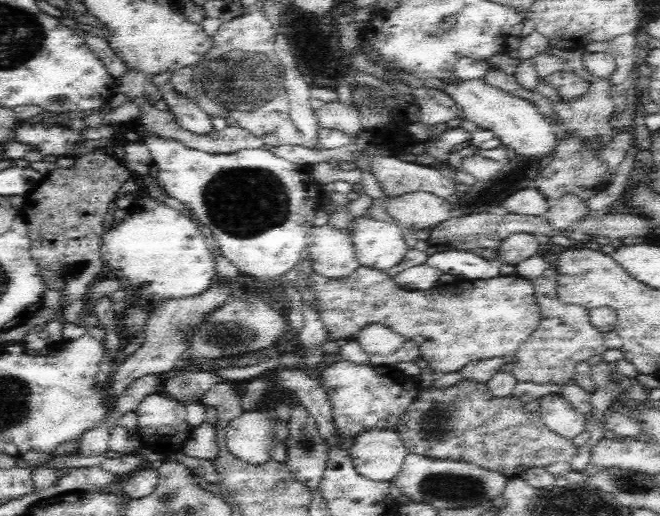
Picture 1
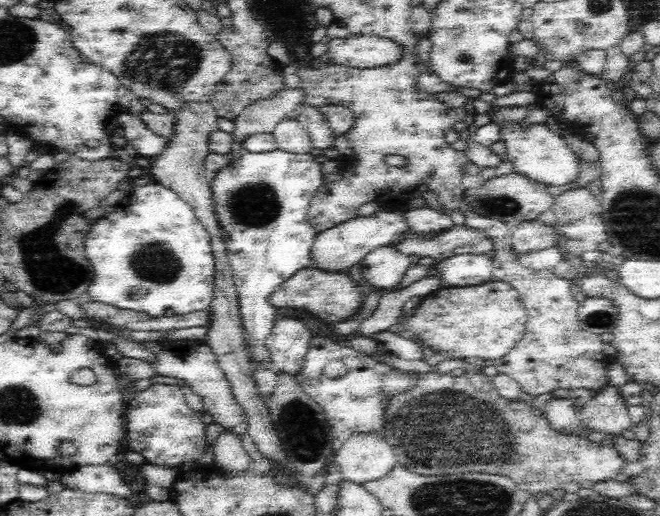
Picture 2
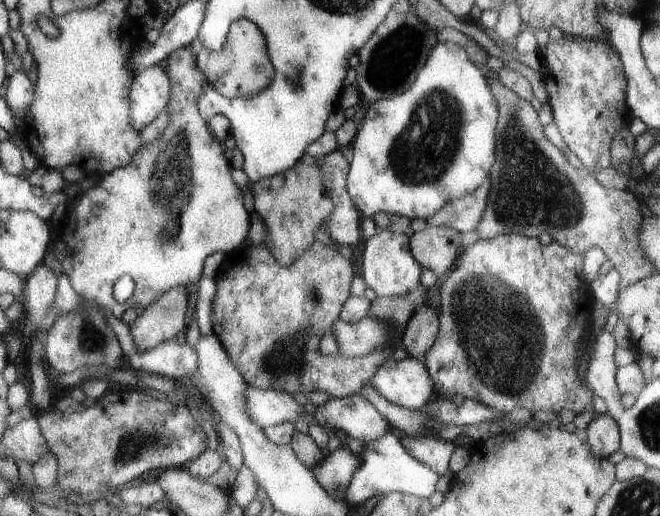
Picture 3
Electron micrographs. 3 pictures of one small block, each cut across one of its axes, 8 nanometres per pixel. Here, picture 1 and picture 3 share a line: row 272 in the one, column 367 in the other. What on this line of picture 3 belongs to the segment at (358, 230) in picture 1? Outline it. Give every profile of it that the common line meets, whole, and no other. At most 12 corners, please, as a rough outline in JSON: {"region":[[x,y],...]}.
{"region":[[391,357],[365,388],[389,404],[418,410],[434,386],[422,359]]}

